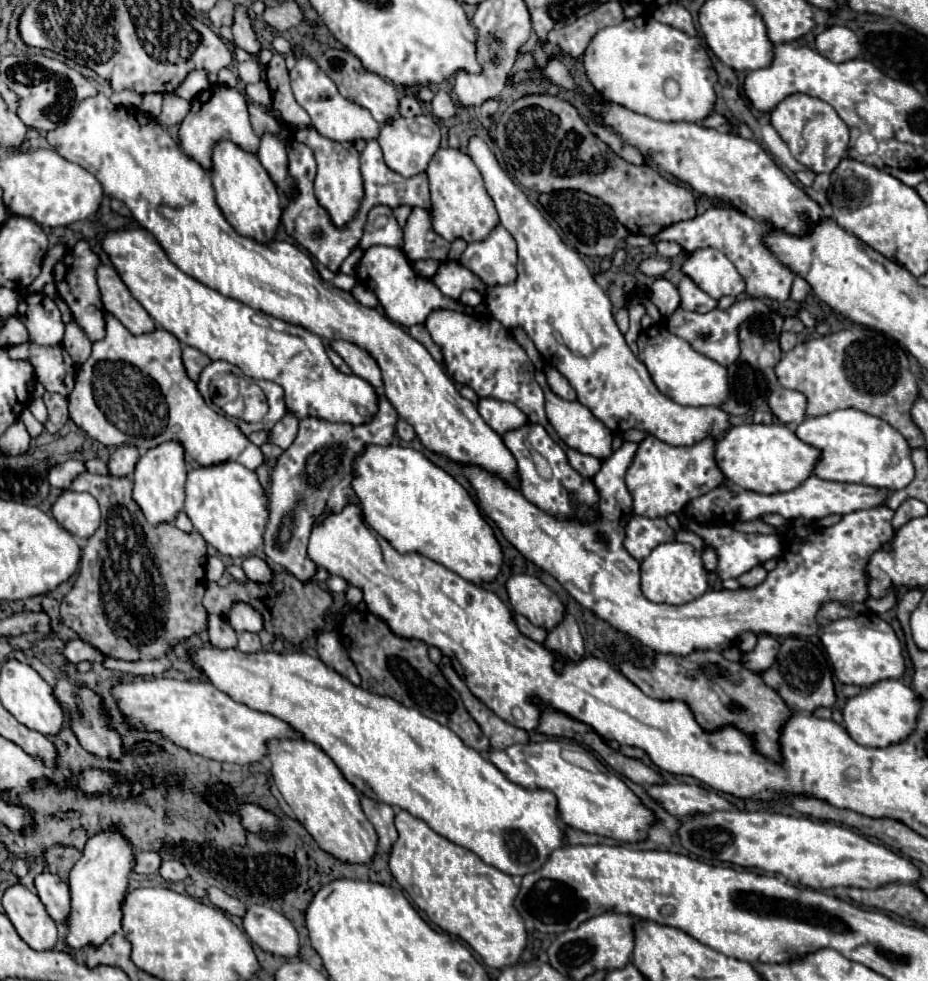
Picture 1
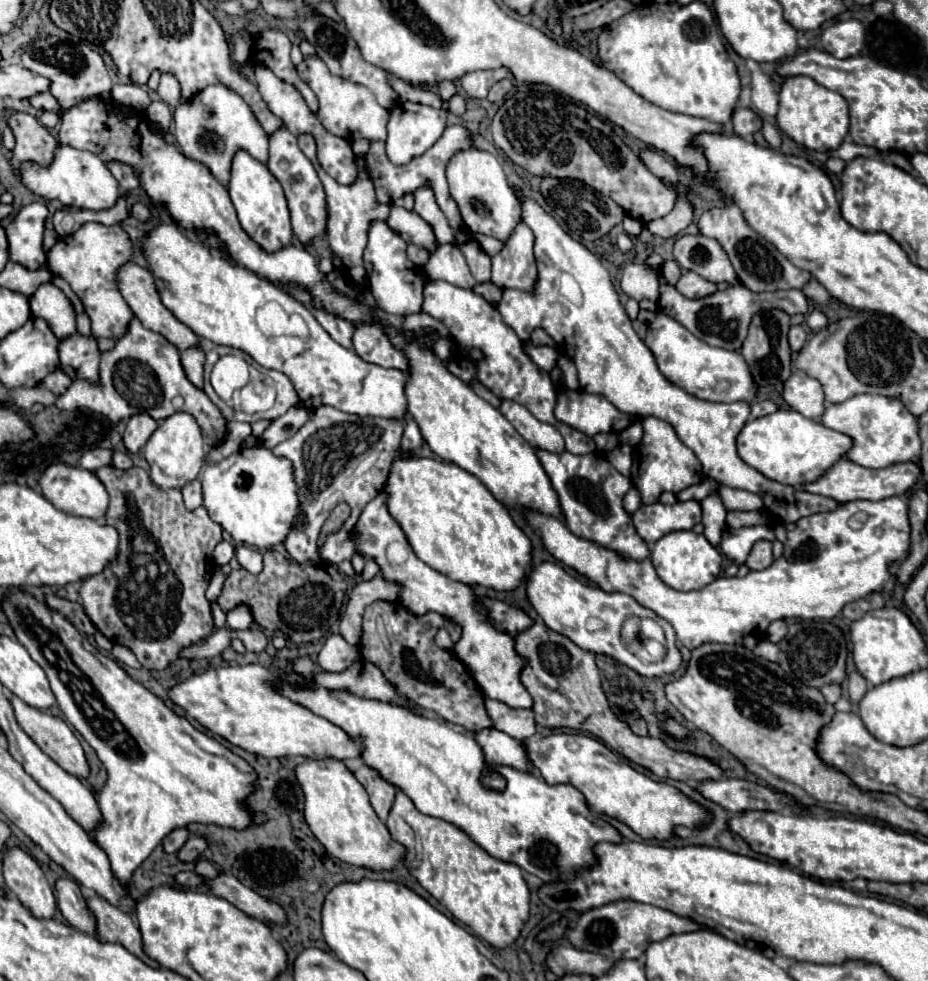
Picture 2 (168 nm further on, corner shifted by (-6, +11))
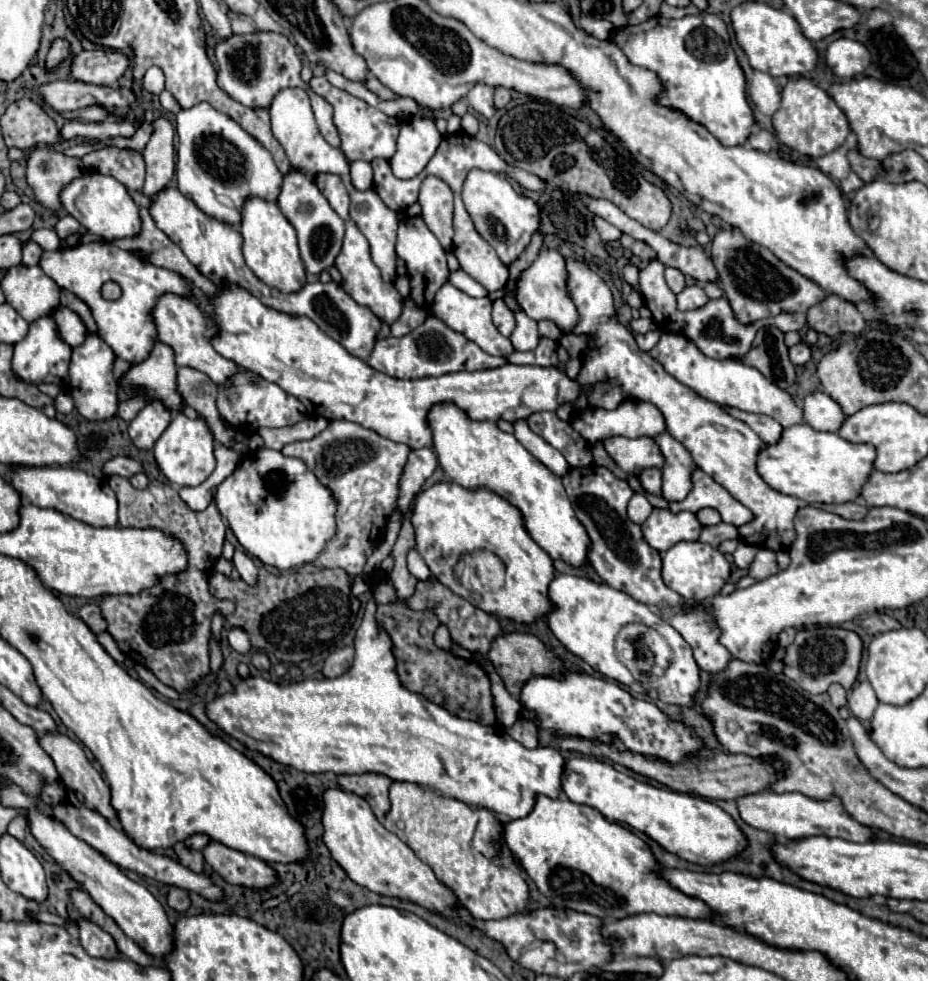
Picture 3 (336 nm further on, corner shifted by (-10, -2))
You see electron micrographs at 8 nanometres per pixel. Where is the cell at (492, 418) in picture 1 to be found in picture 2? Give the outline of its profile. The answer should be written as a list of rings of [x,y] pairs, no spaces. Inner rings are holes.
[[[503,400],[501,404],[501,414],[513,424],[513,428],[535,448],[547,450],[553,454],[561,454],[565,450],[563,438],[553,428],[551,424],[539,422],[525,406],[513,402],[513,400]]]

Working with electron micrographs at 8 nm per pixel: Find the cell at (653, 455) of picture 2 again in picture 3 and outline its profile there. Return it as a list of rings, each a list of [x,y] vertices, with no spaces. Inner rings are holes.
[[[669,433],[657,435],[655,441],[665,457],[665,465],[661,467],[661,475],[663,475],[663,493],[661,495],[667,501],[683,501],[689,495],[689,491],[693,489],[691,475],[697,465],[691,459],[689,451],[677,439],[673,439]]]

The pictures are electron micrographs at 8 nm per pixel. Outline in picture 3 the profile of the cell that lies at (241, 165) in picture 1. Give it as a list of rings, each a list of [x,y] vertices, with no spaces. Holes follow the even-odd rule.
[[[249,197],[245,201],[241,209],[241,237],[245,261],[261,281],[283,293],[297,291],[305,285],[305,267],[299,257],[295,227],[287,221],[275,201],[261,197]]]

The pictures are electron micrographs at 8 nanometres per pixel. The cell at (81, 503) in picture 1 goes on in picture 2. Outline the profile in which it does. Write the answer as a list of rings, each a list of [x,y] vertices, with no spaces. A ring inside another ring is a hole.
[[[51,464],[39,478],[39,486],[41,486],[41,494],[59,510],[71,514],[71,516],[85,516],[85,518],[95,518],[101,520],[107,512],[109,506],[109,494],[105,490],[105,486],[101,484],[101,480],[97,478],[95,472],[85,470],[85,468],[77,468],[77,466],[69,466],[69,464]]]

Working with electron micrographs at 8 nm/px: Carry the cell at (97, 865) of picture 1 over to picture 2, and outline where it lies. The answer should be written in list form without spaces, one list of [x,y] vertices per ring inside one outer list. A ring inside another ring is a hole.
[[[9,592],[1,610],[5,612],[17,640],[27,648],[31,658],[45,670],[57,704],[71,726],[97,752],[107,770],[107,782],[97,796],[103,812],[103,826],[97,828],[95,842],[107,852],[113,874],[121,884],[129,884],[131,874],[155,850],[157,844],[175,828],[189,824],[215,824],[223,828],[245,830],[253,824],[247,798],[255,792],[257,772],[215,738],[197,730],[187,718],[177,716],[161,698],[135,682],[115,660],[101,654],[69,618],[51,610],[29,592]]]

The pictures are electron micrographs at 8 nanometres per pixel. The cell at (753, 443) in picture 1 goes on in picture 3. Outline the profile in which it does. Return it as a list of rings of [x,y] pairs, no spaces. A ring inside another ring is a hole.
[[[807,423],[783,429],[775,445],[765,445],[757,455],[757,473],[779,493],[799,497],[807,503],[847,503],[859,497],[861,485],[873,471],[875,449],[849,443],[837,433],[821,433]]]

